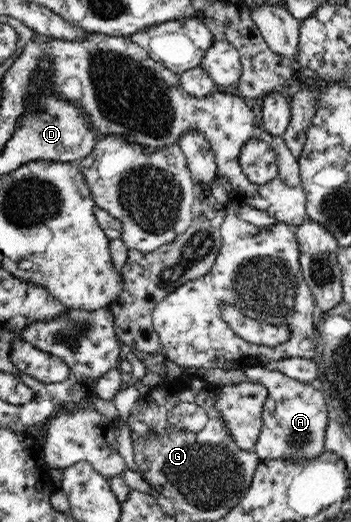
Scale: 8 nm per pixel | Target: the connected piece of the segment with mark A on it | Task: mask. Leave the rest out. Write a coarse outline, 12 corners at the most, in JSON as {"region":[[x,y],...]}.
{"region":[[265,366],[262,460],[312,459],[326,450],[325,391]]}

